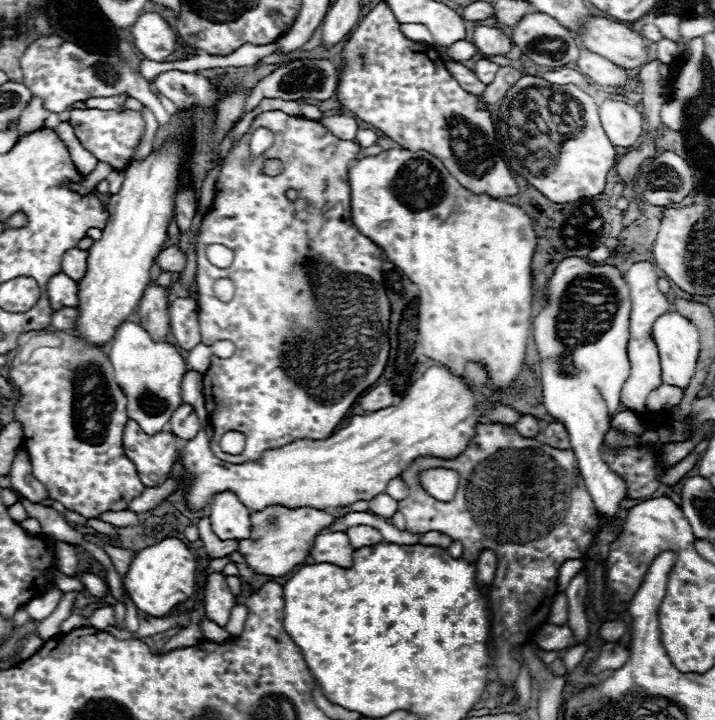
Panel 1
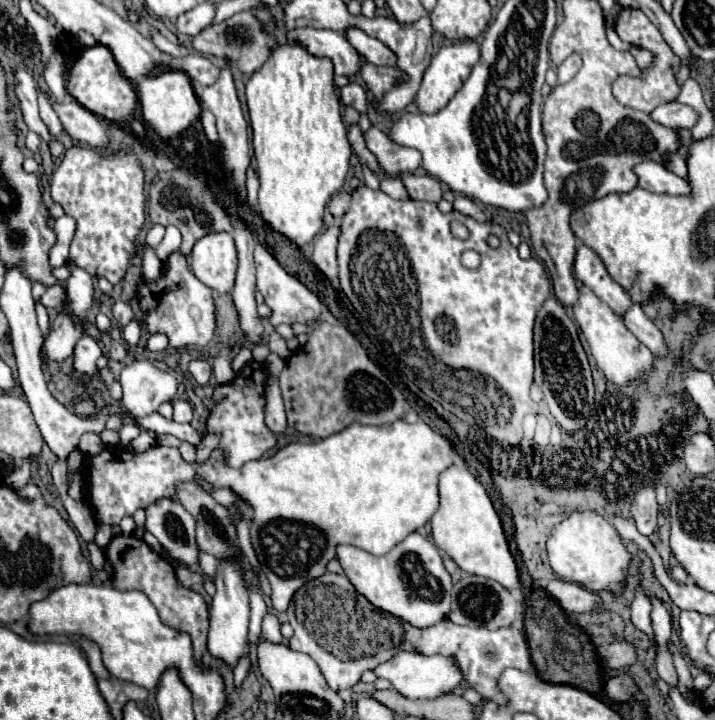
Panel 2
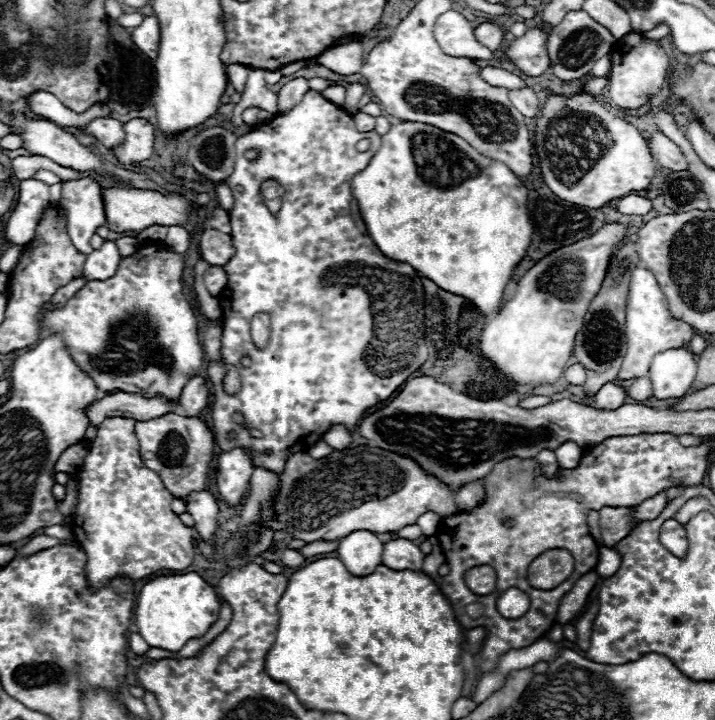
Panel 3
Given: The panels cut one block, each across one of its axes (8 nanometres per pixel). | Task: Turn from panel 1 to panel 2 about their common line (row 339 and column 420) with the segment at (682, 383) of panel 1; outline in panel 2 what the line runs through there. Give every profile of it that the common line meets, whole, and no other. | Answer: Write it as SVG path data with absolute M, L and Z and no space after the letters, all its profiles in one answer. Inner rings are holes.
M398 652L388 662L374 668L378 678L386 678L396 692L406 698L436 698L440 694L452 692L460 682L462 674L446 656L424 656L418 652Z

